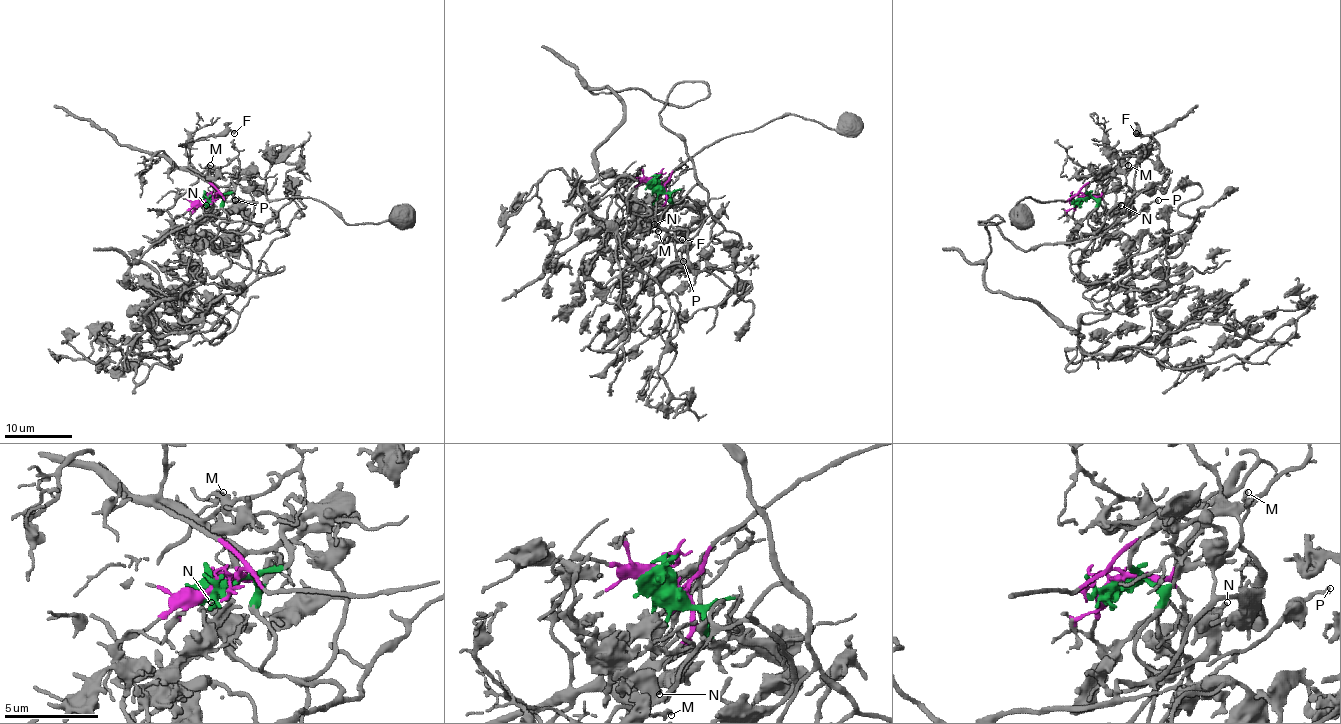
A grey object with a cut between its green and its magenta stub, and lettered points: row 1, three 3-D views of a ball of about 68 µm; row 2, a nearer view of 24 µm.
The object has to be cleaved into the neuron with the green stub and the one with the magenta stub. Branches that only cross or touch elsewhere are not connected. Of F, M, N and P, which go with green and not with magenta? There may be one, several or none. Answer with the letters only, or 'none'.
N, P

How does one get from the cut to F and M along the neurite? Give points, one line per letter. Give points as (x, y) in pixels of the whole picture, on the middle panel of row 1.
F: (657, 183), (665, 193), (665, 201), (647, 220), (633, 254), (643, 257), (657, 252), (665, 243), (682, 238)
M: (657, 183), (665, 193), (665, 201), (649, 218), (645, 227), (659, 232)

